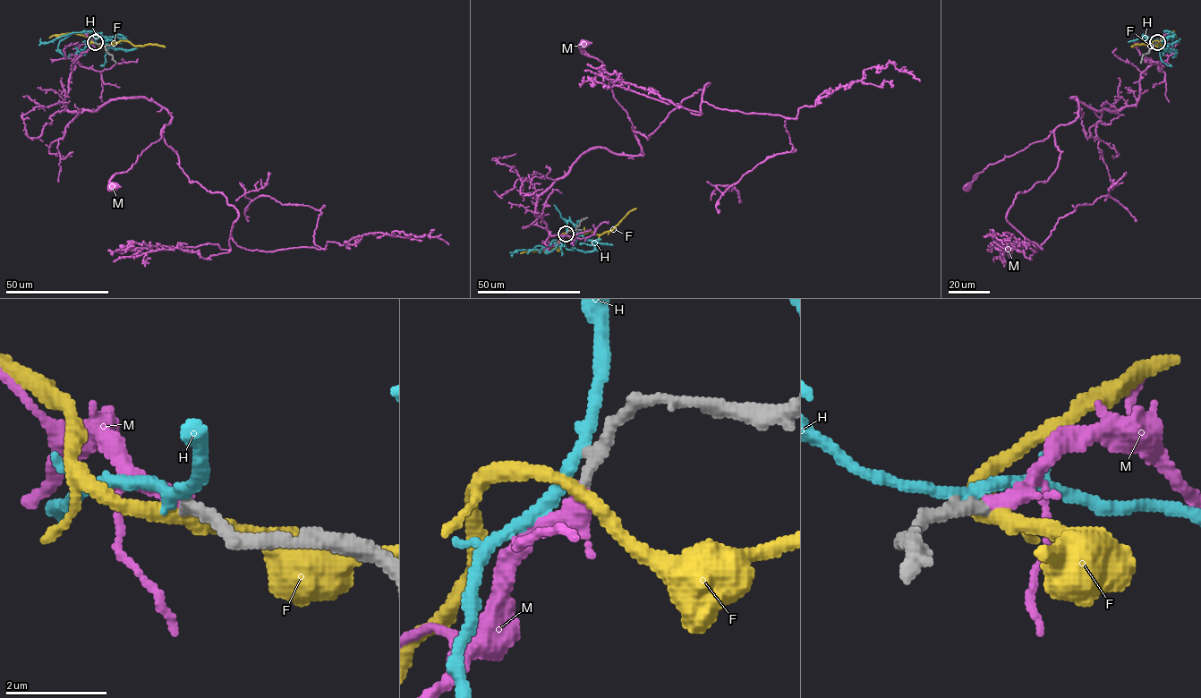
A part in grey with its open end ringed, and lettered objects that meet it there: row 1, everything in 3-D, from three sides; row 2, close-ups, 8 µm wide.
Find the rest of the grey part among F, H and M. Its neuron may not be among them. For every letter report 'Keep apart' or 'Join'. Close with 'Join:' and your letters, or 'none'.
F: Keep apart
H: Keep apart
M: Join
Join: M

